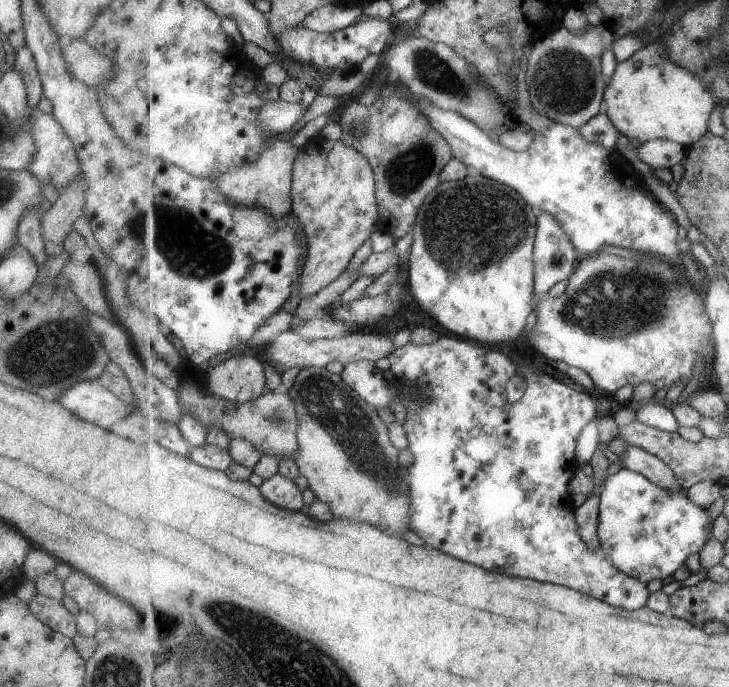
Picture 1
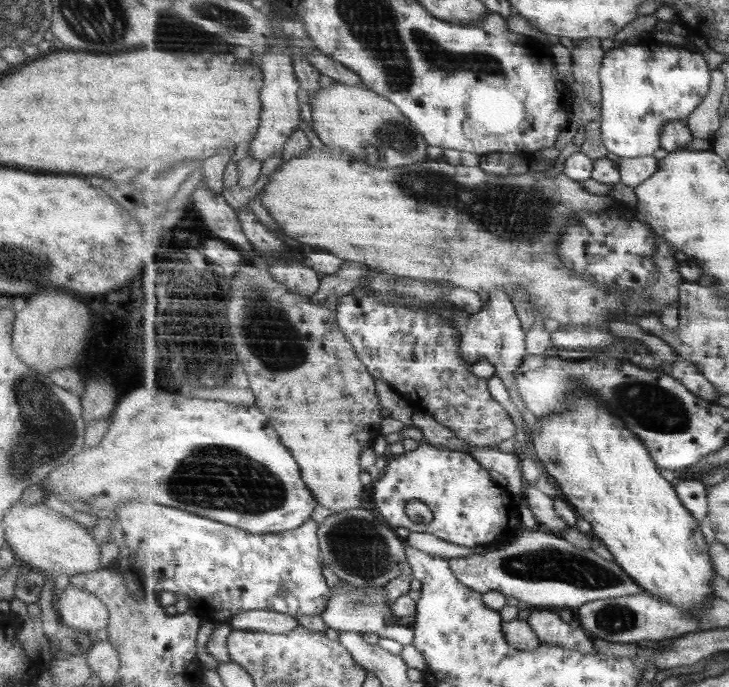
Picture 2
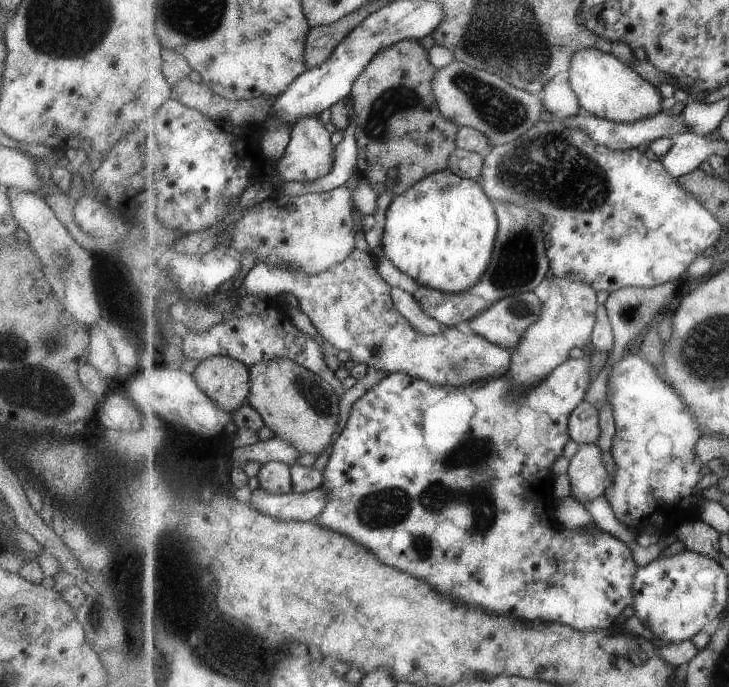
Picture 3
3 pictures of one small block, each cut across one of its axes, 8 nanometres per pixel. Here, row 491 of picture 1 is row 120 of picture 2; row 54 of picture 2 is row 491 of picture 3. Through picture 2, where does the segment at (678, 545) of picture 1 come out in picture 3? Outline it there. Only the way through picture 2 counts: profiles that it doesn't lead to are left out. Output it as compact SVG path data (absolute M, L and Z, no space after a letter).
M628 354L608 373L608 398L613 404L617 426L612 456L619 470L604 495L609 498L617 519L633 530L643 530L649 526L649 516L660 515L661 506L675 520L691 512L699 518L699 510L707 502L697 489L705 472L705 466L695 454L695 446L702 436L693 412L679 392L663 380L655 365Z

